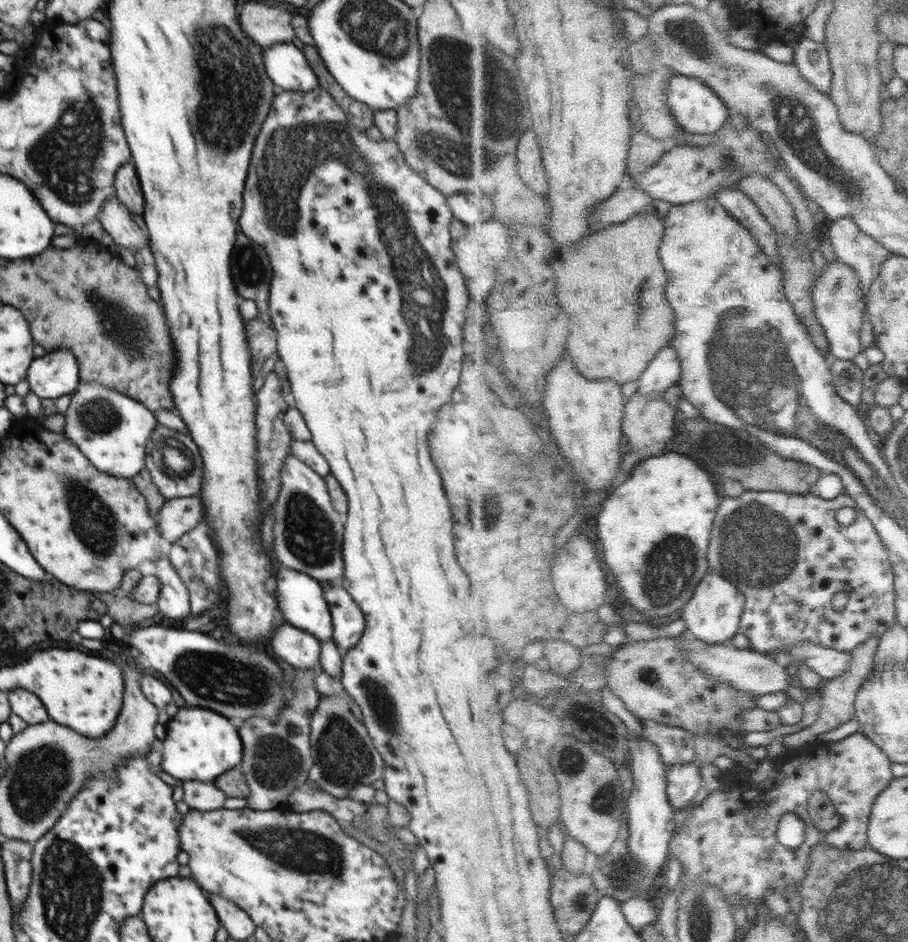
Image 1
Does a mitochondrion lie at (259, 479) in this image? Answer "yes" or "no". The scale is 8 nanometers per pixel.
no

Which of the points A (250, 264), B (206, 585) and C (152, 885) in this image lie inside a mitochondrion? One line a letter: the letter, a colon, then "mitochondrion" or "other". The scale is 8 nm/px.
A: mitochondrion
B: other
C: other

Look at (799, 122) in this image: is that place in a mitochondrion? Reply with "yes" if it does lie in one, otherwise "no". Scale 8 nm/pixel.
yes

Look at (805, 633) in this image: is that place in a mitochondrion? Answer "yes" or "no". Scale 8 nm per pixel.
no

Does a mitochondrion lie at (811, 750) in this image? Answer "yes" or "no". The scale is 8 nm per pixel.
no

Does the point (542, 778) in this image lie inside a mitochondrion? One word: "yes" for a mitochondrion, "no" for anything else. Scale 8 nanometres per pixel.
no

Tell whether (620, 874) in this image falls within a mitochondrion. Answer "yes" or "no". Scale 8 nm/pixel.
yes

